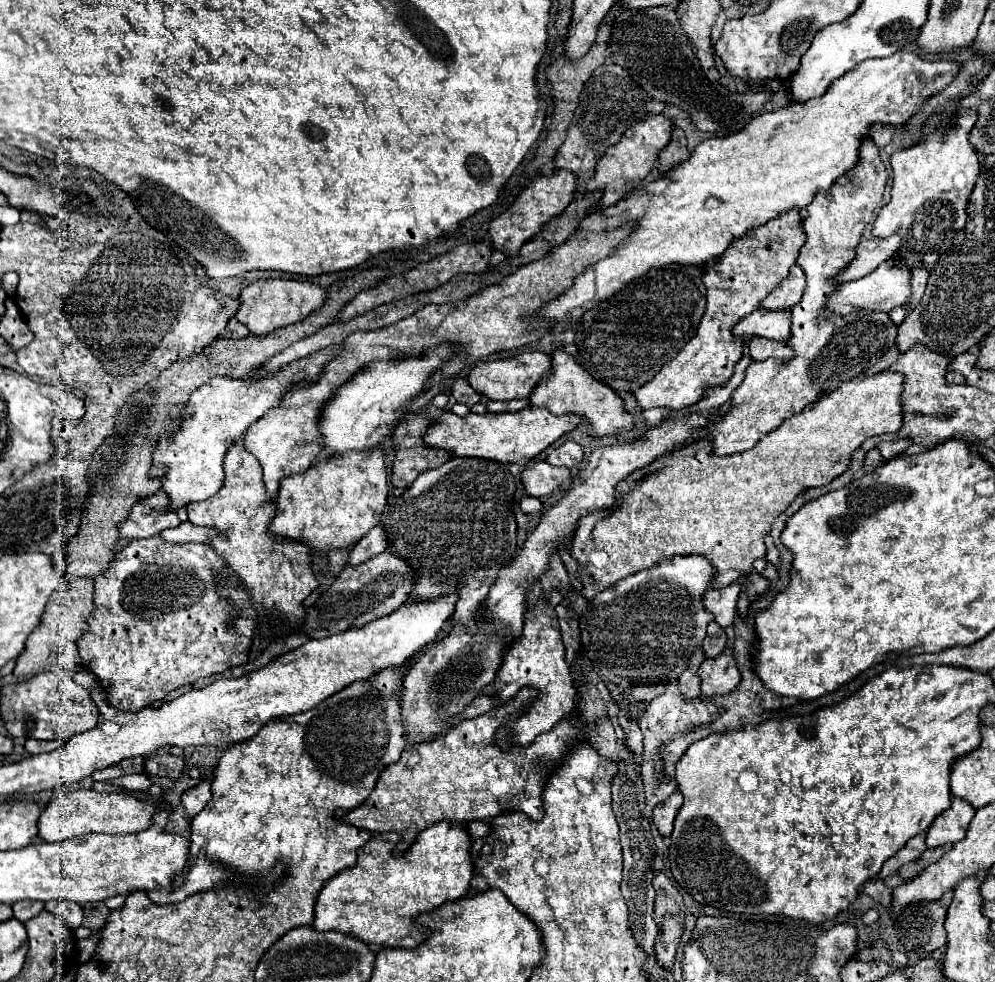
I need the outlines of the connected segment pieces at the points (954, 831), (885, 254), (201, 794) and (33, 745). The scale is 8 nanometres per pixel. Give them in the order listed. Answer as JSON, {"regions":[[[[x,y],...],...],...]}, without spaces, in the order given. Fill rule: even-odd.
{"regions":[[[[953,796],[951,806],[937,816],[937,820],[931,824],[927,832],[927,846],[943,846],[943,844],[955,844],[961,838],[965,838],[967,826],[977,810],[973,806],[957,796]]],[[[885,238],[885,240],[863,240],[857,246],[857,254],[853,258],[853,262],[849,262],[849,266],[845,266],[845,270],[841,270],[837,276],[833,276],[833,284],[843,284],[849,280],[857,280],[863,278],[867,274],[871,274],[879,264],[883,264],[885,260],[893,258],[899,250],[899,238]]],[[[201,780],[197,786],[187,790],[181,796],[181,802],[185,806],[185,818],[193,818],[211,798],[211,780]]],[[[27,738],[25,742],[25,750],[29,754],[43,754],[43,752],[51,752],[55,748],[59,748],[61,742],[59,740],[35,740],[35,738]]]]}

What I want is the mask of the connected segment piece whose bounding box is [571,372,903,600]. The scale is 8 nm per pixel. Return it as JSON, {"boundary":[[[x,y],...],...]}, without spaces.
{"boundary":[[[897,372],[853,378],[853,382],[845,382],[845,386],[821,398],[821,402],[815,402],[801,414],[787,418],[777,430],[761,438],[761,442],[757,442],[749,452],[717,458],[713,456],[711,440],[699,438],[689,446],[663,454],[653,464],[635,470],[617,484],[615,506],[591,512],[579,520],[579,526],[573,534],[571,556],[583,568],[581,594],[587,600],[593,600],[599,592],[615,586],[621,578],[653,568],[661,560],[689,554],[705,556],[715,568],[711,588],[737,582],[739,576],[753,570],[753,560],[765,558],[763,536],[771,530],[773,520],[797,498],[799,492],[829,484],[835,476],[845,472],[851,454],[865,442],[865,438],[873,434],[897,432],[901,428],[901,382],[903,376]]]}

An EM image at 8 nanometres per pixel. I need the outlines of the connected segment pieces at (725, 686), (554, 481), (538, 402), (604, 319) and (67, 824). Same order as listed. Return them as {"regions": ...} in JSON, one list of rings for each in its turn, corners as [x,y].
{"regions":[[[[731,648],[723,650],[713,660],[705,660],[699,666],[697,676],[701,678],[701,696],[699,698],[713,698],[713,696],[729,694],[737,688],[737,684],[741,680],[741,672],[735,664]]],[[[539,460],[533,466],[525,468],[525,472],[521,474],[521,482],[531,496],[541,498],[557,490],[569,476],[571,476],[569,468],[553,466],[547,460]]],[[[557,350],[551,356],[551,362],[553,362],[553,374],[545,376],[543,382],[539,382],[537,388],[533,390],[533,394],[529,396],[533,406],[545,408],[553,414],[577,414],[577,416],[585,418],[589,424],[587,432],[593,440],[601,440],[605,436],[615,436],[625,430],[627,432],[635,430],[635,418],[625,410],[623,400],[607,384],[595,380],[563,350]]],[[[673,264],[657,268],[625,286],[613,298],[601,302],[597,310],[589,310],[575,326],[579,364],[587,366],[591,374],[603,376],[613,390],[635,392],[693,338],[705,312],[701,274],[703,266]]],[[[73,790],[67,794],[57,794],[45,806],[37,820],[37,838],[43,842],[61,842],[67,838],[103,832],[103,834],[135,834],[151,824],[155,804],[149,800],[139,800],[129,794],[99,794],[95,790]]]]}

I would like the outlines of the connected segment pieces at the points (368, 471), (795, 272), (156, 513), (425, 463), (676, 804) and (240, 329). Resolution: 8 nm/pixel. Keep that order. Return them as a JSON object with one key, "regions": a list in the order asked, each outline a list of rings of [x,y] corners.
{"regions":[[[[373,450],[373,452],[363,452],[361,456],[357,454],[345,454],[341,458],[327,458],[327,460],[321,460],[317,464],[313,464],[307,472],[303,474],[297,474],[297,476],[287,476],[281,480],[281,486],[279,486],[279,494],[277,494],[277,512],[269,524],[269,538],[273,540],[291,540],[291,542],[299,542],[303,546],[307,546],[311,552],[331,552],[331,550],[349,550],[353,548],[371,528],[375,528],[379,524],[379,518],[381,518],[381,512],[385,508],[385,502],[387,502],[387,470],[385,470],[385,460],[383,460],[383,450]]],[[[795,264],[789,270],[789,276],[781,282],[781,286],[777,286],[777,290],[773,290],[773,294],[769,294],[769,298],[765,298],[761,306],[769,310],[793,308],[801,300],[805,287],[805,272],[801,270],[799,264]]],[[[159,490],[155,496],[137,502],[129,514],[129,518],[119,526],[121,538],[149,538],[159,530],[175,528],[181,520],[169,506],[169,496]]],[[[409,414],[401,426],[393,432],[391,446],[393,446],[393,476],[391,482],[399,488],[409,488],[415,478],[431,470],[435,466],[445,464],[451,456],[445,450],[433,450],[421,446],[421,438],[427,430],[431,420],[419,416],[419,414]]],[[[673,792],[665,802],[659,802],[655,806],[655,810],[653,810],[653,822],[655,822],[655,826],[657,826],[657,830],[659,830],[661,836],[669,836],[671,834],[673,820],[675,820],[681,804],[683,804],[683,796],[679,792]]],[[[229,318],[225,330],[221,332],[221,338],[241,338],[247,334],[249,334],[249,330],[245,324],[241,324],[237,318]]]]}

